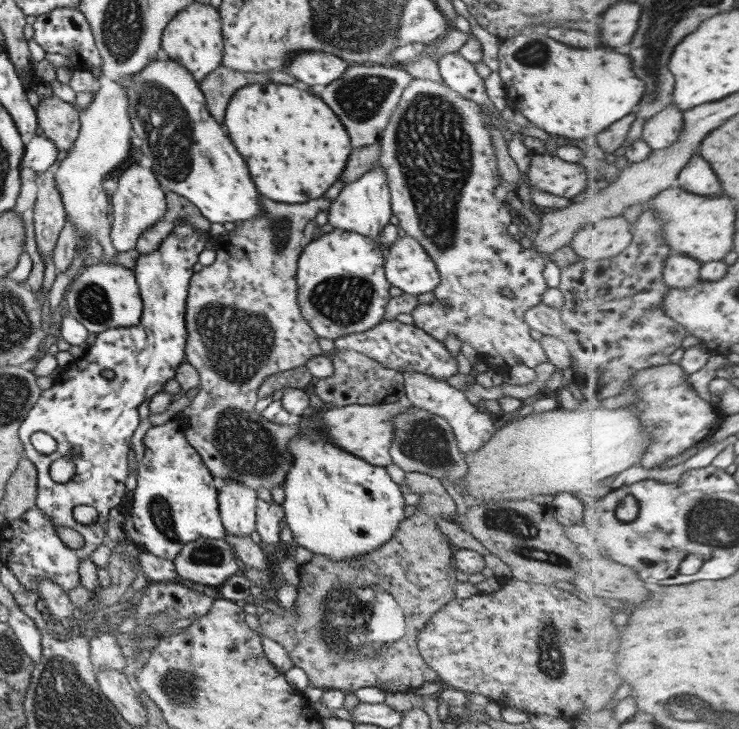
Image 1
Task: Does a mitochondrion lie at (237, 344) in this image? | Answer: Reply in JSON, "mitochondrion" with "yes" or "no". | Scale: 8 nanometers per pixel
{"mitochondrion":"yes"}

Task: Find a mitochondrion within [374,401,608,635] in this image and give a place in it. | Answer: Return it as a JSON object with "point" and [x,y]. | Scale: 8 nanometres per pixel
{"point":[522,531]}

